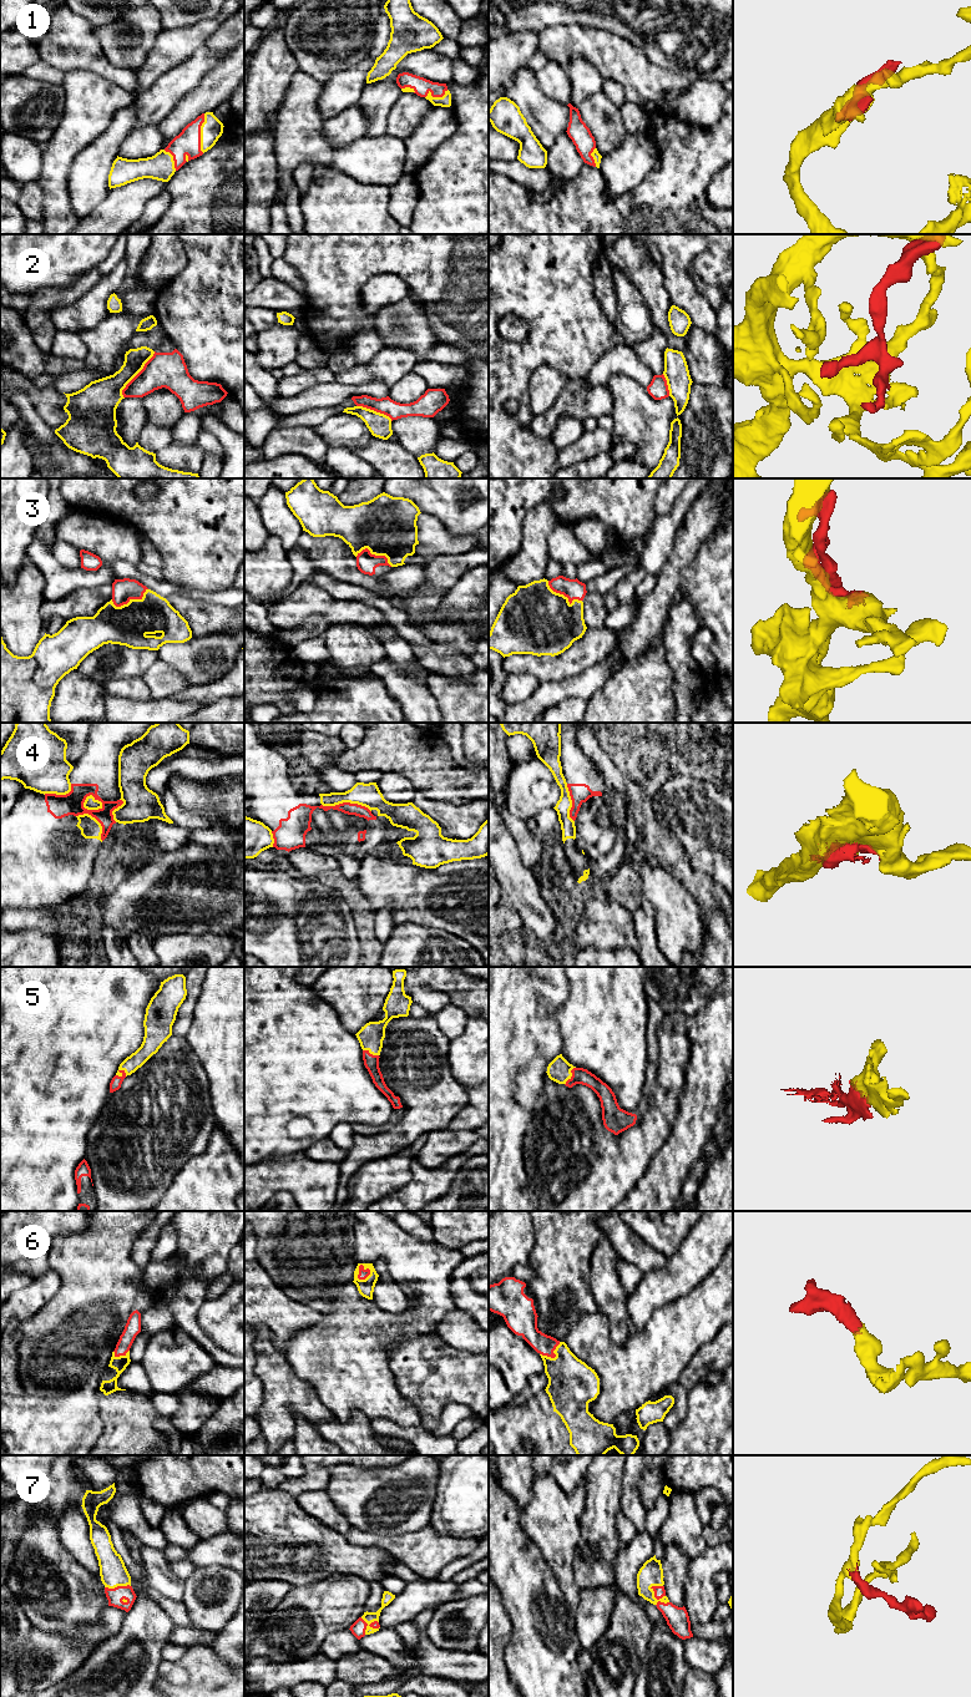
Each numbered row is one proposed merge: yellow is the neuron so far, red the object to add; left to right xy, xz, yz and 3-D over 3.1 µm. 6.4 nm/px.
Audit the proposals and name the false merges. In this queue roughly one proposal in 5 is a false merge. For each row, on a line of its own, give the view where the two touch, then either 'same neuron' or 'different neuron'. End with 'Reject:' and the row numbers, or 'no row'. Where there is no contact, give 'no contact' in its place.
1: meets yellow in xy; same neuron
2: meets yellow in xy; same neuron
3: meets yellow in xy; same neuron
4: meets yellow in xy; different neuron
5: meets yellow in xy; same neuron
6: meets yellow in xz; same neuron
7: meets yellow in yz; same neuron
Reject: 4

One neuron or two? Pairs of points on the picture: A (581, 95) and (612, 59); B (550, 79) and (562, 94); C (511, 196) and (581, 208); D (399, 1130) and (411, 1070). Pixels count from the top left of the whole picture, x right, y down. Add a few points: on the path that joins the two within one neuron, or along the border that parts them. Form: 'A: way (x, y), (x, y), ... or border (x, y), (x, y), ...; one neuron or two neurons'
A: border (575, 57), (587, 60), (603, 77); two neurons
B: way (554, 82), (560, 90); one neuron
C: way (529, 211), (564, 211); one neuron
D: way (411, 1115), (411, 1085); one neuron

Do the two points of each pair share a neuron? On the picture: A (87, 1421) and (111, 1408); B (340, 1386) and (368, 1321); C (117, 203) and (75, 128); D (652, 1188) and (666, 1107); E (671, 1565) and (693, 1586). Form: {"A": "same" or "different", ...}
{"A": "different", "B": "same", "C": "different", "D": "different", "E": "different"}

